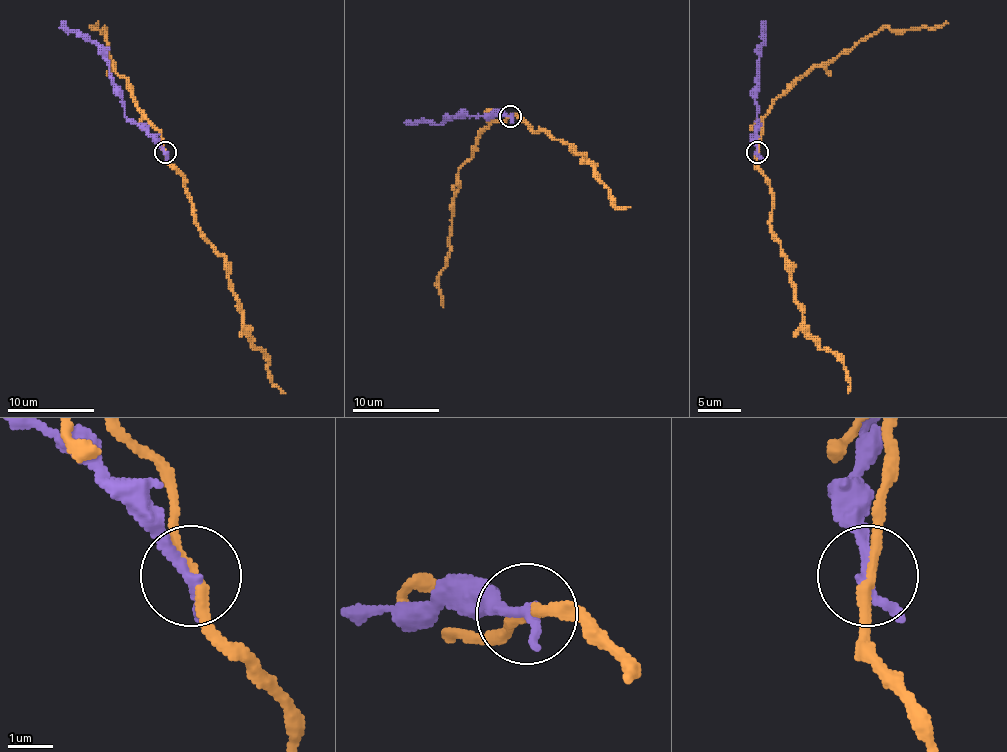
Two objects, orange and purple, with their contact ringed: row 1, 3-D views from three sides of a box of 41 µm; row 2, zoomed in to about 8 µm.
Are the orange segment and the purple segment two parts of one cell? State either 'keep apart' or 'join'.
keep apart

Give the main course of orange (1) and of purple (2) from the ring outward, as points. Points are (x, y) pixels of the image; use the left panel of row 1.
1: (165, 151), (185, 184), (198, 230), (226, 262), (248, 341), (263, 352), (270, 380), (285, 393)
2: (165, 151), (124, 115), (122, 91), (113, 82), (107, 56), (61, 21)

